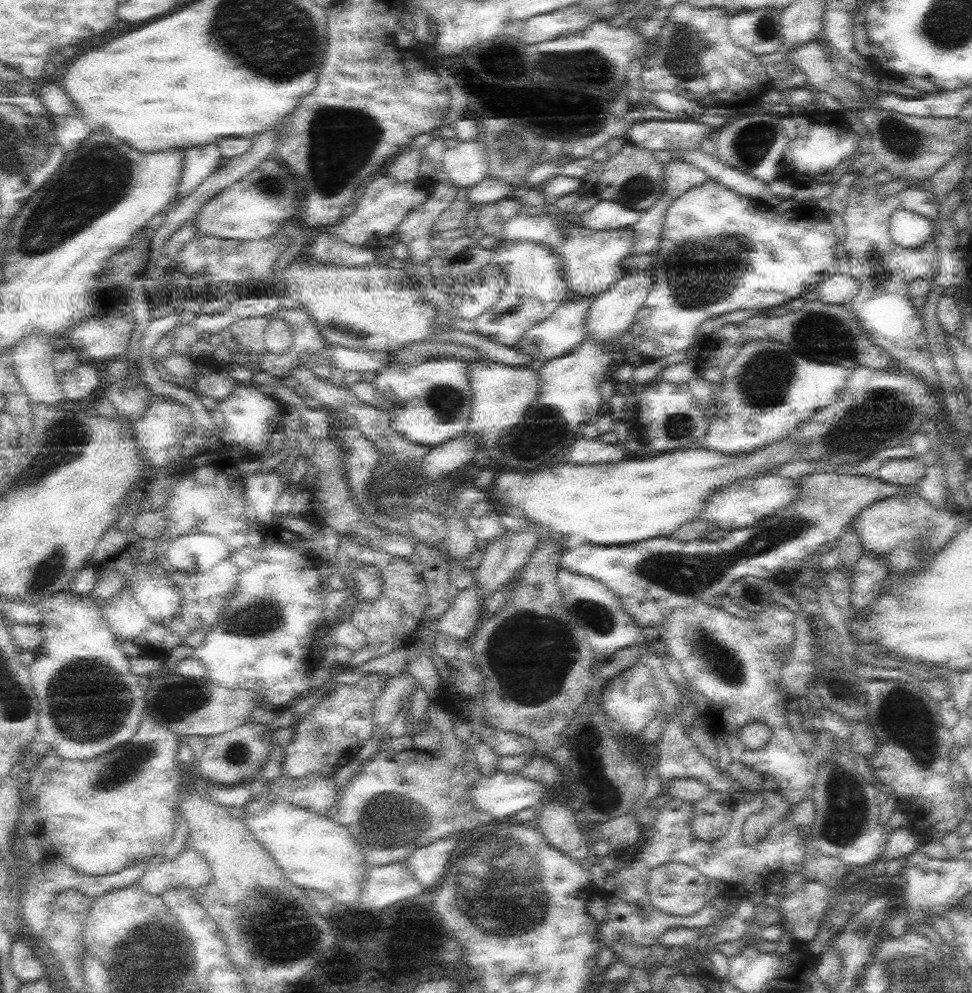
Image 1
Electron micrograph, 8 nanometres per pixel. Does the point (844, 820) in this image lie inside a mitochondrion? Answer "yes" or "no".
yes

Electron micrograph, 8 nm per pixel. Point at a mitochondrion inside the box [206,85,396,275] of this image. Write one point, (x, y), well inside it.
(343, 139)

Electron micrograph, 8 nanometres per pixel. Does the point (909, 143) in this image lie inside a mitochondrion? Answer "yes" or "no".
yes

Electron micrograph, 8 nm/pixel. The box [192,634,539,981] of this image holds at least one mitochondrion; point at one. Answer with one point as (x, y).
(279, 935)

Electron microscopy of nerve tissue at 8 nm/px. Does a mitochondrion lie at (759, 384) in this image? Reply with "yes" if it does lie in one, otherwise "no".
yes

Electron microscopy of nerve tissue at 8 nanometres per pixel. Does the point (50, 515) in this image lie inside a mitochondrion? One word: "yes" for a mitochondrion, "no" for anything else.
no

